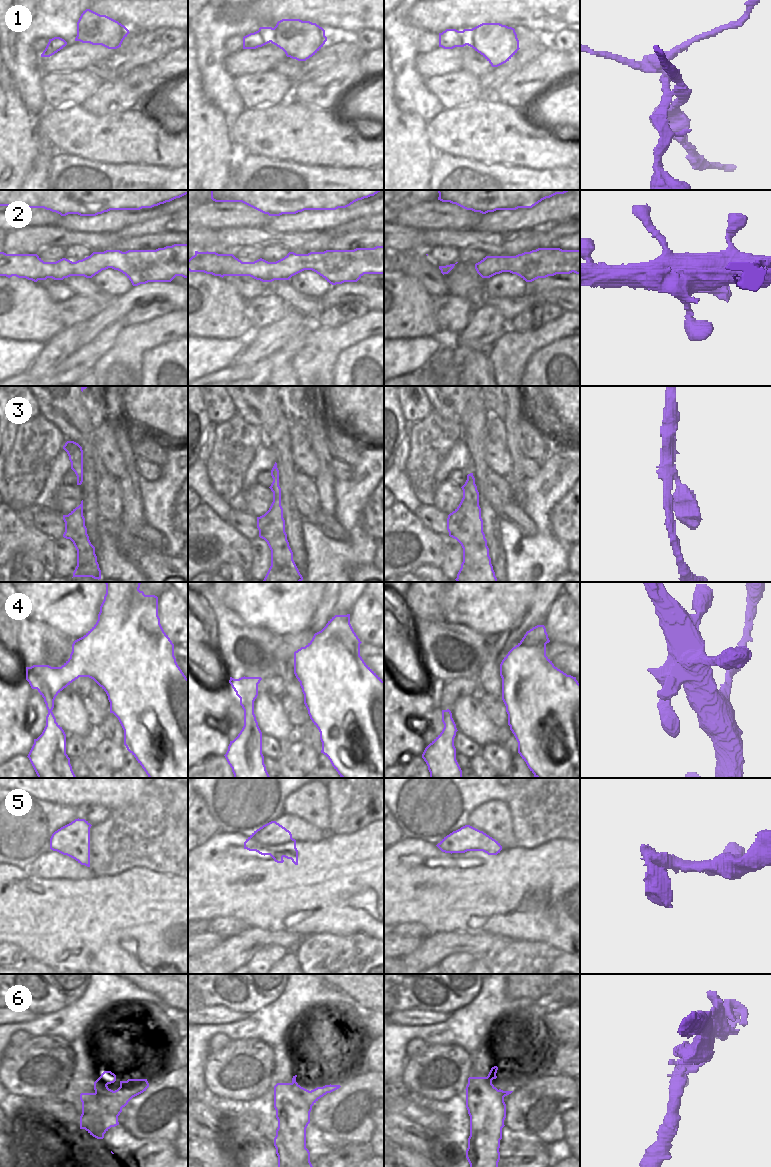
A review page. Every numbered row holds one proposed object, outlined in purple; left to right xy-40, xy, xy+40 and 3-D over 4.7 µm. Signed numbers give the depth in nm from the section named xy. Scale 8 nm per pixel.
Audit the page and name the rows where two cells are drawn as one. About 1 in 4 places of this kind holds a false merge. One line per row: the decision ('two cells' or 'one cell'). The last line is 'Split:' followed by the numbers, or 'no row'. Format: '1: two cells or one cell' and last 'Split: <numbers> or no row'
1: two cells
2: two cells
3: one cell
4: one cell
5: two cells
6: two cells
Split: 1, 2, 5, 6

